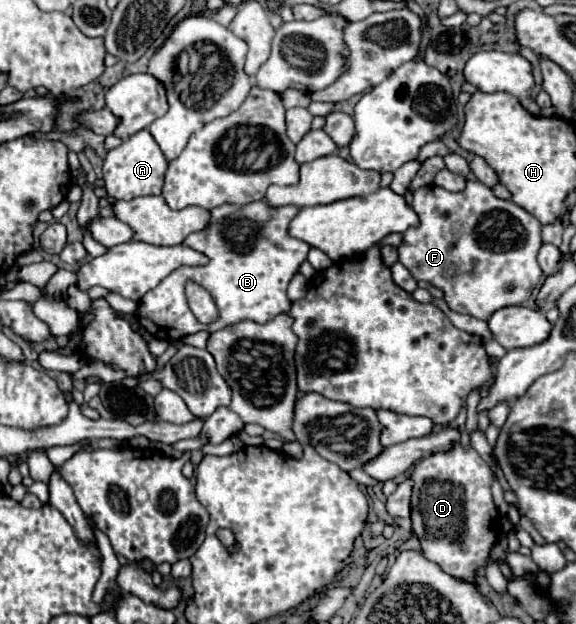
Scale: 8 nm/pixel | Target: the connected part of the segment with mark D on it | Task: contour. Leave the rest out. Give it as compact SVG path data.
M457 446L447 454L433 454L417 462L411 478L415 480L411 498L411 522L413 522L411 528L415 530L415 536L421 542L423 554L429 560L441 564L443 570L449 572L451 576L475 580L477 568L485 564L489 550L499 534L499 512L491 496L493 478L489 464L473 448L465 450L463 446Z

